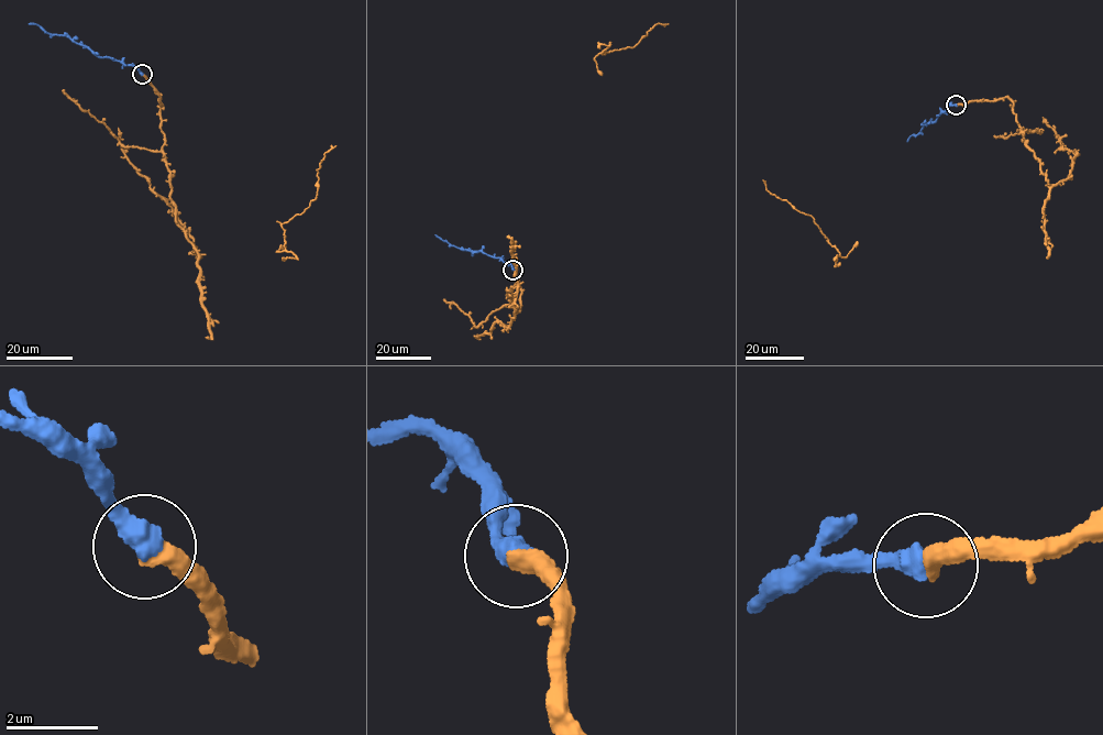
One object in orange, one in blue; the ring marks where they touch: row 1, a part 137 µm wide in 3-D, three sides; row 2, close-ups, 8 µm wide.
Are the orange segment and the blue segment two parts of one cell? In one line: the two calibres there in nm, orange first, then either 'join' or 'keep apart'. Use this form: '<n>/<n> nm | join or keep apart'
440/480 nm | join

